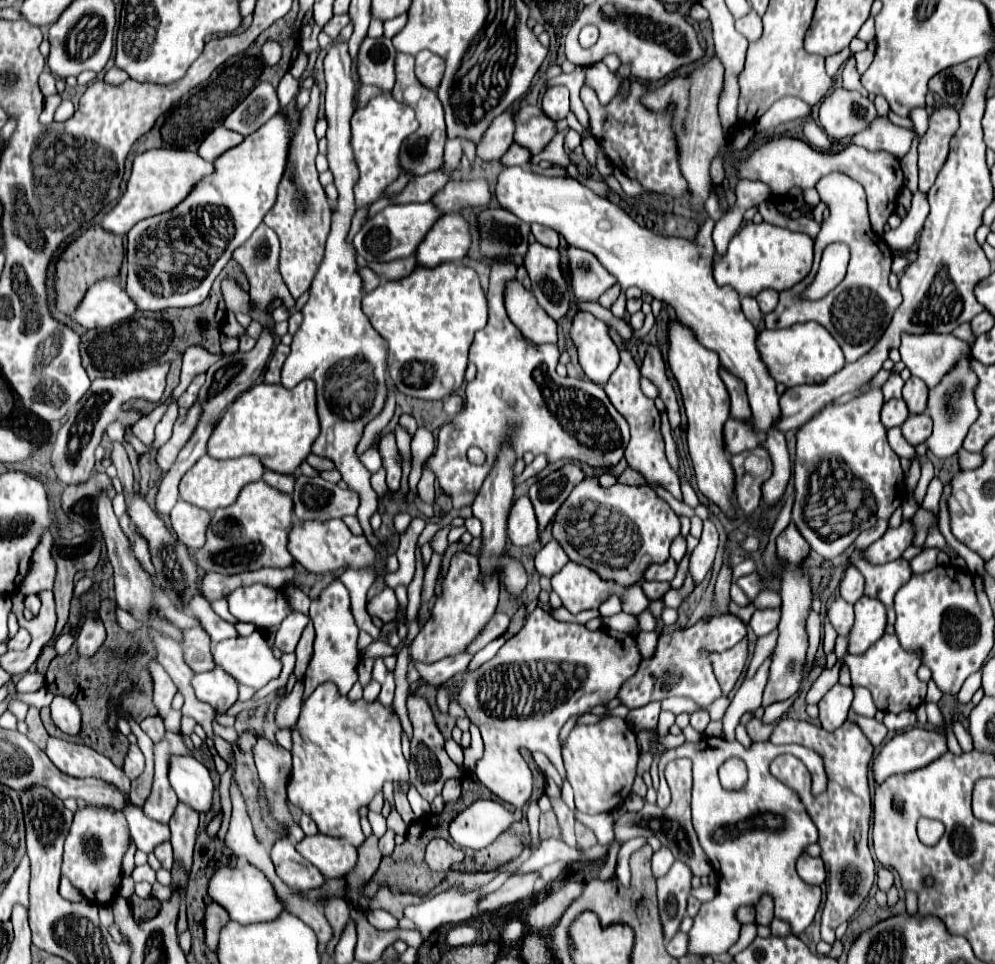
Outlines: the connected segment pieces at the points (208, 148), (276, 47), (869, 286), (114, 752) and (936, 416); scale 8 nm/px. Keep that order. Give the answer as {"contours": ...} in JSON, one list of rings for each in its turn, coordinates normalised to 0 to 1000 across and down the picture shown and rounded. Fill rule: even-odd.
{"contours":[[[[218,131],[214,133],[206,143],[204,147],[200,149],[200,162],[214,168],[220,160],[224,160],[224,156],[230,156],[232,151],[244,147],[244,141],[242,139],[236,139],[234,135],[228,135],[224,131]]],[[[268,41],[262,50],[262,56],[268,68],[276,68],[282,62],[282,46],[278,41]]],[[[833,180],[831,185],[823,187],[821,199],[825,203],[825,210],[829,210],[833,216],[833,226],[827,228],[825,239],[819,247],[819,272],[815,284],[807,293],[803,293],[803,297],[797,297],[797,301],[783,305],[783,315],[775,326],[769,328],[769,338],[773,342],[783,342],[793,340],[797,336],[819,332],[825,338],[829,338],[835,344],[835,349],[843,355],[849,373],[859,376],[861,371],[871,367],[879,359],[879,355],[887,349],[889,340],[897,330],[897,324],[906,315],[906,303],[895,301],[891,295],[897,263],[895,257],[889,253],[889,249],[883,243],[879,243],[873,232],[867,193],[863,193],[849,180]],[[839,249],[845,249],[855,257],[855,270],[849,288],[825,311],[821,313],[811,313],[809,309],[805,311],[807,301],[817,293],[821,284],[827,257]]],[[[104,622],[102,631],[99,631],[102,641],[106,643],[106,654],[108,657],[104,672],[93,683],[83,683],[83,680],[78,679],[77,666],[75,665],[67,678],[55,680],[51,685],[47,701],[45,701],[47,714],[51,714],[51,716],[57,714],[57,720],[75,726],[77,732],[81,734],[81,739],[83,739],[81,759],[77,763],[63,761],[53,751],[47,734],[41,737],[41,747],[43,747],[43,753],[47,755],[49,763],[59,763],[59,766],[65,766],[65,768],[73,768],[73,770],[85,772],[85,774],[93,776],[95,780],[102,780],[104,784],[114,788],[116,795],[124,795],[126,782],[130,778],[130,770],[128,770],[126,763],[122,763],[116,757],[116,751],[121,746],[119,738],[116,737],[122,730],[124,732],[122,733],[123,738],[136,745],[136,747],[144,747],[144,745],[159,742],[158,734],[152,728],[152,722],[154,722],[152,701],[146,697],[146,689],[157,685],[157,676],[154,668],[148,664],[147,654],[143,652],[134,658],[128,658],[122,651],[118,651],[116,637],[114,637],[116,629],[118,627],[112,624],[112,622]],[[135,671],[140,671],[143,676],[147,676],[147,678],[139,679],[141,687],[132,687],[132,683],[130,683],[130,676]]],[[[968,369],[948,392],[942,400],[934,402],[934,413],[932,413],[932,429],[938,436],[938,450],[932,454],[932,467],[938,469],[938,473],[950,477],[956,475],[958,471],[964,469],[968,454],[972,452],[974,442],[982,436],[984,423],[980,419],[980,402],[982,402],[982,390],[976,384],[976,369]]]]}

